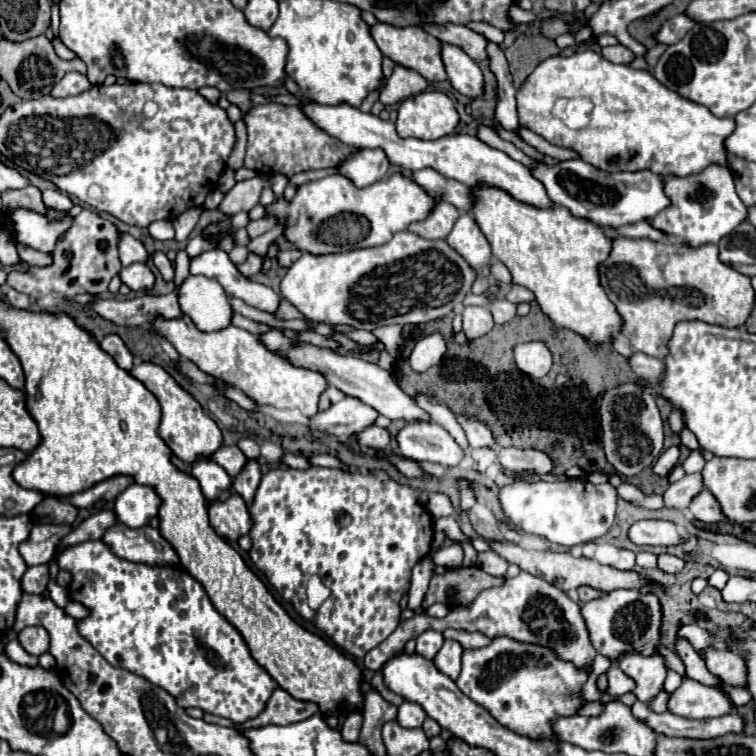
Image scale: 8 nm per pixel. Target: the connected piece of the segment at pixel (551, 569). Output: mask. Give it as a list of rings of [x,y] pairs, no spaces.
[[[488,539],[488,545],[494,553],[502,555],[508,563],[516,563],[522,571],[528,571],[532,575],[538,575],[542,579],[546,579],[548,583],[552,583],[554,587],[562,589],[562,591],[574,591],[580,585],[590,585],[602,591],[612,591],[612,589],[620,589],[620,587],[628,587],[628,589],[642,589],[646,585],[646,581],[634,573],[634,571],[618,571],[606,565],[600,565],[594,559],[588,557],[572,557],[570,553],[556,553],[556,551],[532,551],[532,549],[524,549],[516,543],[510,541],[496,541],[496,539]]]

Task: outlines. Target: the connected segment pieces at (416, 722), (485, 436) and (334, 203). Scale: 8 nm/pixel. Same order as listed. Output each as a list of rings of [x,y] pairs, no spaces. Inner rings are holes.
[[[404,701],[400,707],[398,707],[398,723],[406,729],[412,729],[412,727],[422,727],[424,719],[426,719],[426,711],[422,711],[422,707],[418,707],[418,703],[410,703],[410,701]]]
[[[456,413],[454,417],[462,425],[470,447],[484,447],[484,445],[494,447],[494,437],[492,437],[490,429],[476,415],[458,415]]]
[[[392,173],[388,179],[362,189],[354,187],[354,183],[344,175],[330,175],[308,185],[300,185],[292,203],[286,203],[280,197],[266,207],[266,213],[288,221],[286,237],[300,251],[326,255],[388,243],[394,233],[408,229],[408,225],[418,219],[426,219],[426,215],[434,211],[434,203],[440,203],[440,199],[426,195],[414,179],[402,173]]]

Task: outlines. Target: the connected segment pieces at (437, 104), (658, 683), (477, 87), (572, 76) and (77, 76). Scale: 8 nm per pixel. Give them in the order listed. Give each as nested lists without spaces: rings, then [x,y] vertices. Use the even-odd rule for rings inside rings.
[[[422,91],[402,101],[396,119],[400,137],[440,139],[458,125],[458,113],[452,99],[442,91]]]
[[[628,655],[620,659],[618,667],[636,681],[636,697],[648,703],[660,689],[666,677],[666,665],[662,657],[638,657]]]
[[[442,43],[442,61],[446,65],[452,87],[464,95],[482,95],[482,71],[474,59],[470,59],[460,47]]]
[[[584,49],[576,51],[570,57],[550,57],[544,63],[540,63],[524,81],[524,85],[516,93],[518,101],[518,119],[520,125],[532,129],[534,133],[542,135],[554,145],[572,147],[580,153],[584,161],[590,165],[616,173],[616,171],[638,171],[638,169],[650,169],[658,175],[696,175],[698,171],[704,171],[710,167],[710,163],[722,163],[722,167],[728,167],[726,159],[726,135],[734,131],[734,119],[732,117],[716,117],[706,107],[678,95],[676,91],[666,89],[658,79],[654,79],[652,73],[646,69],[632,69],[628,65],[614,65],[608,59],[604,59],[598,51]],[[574,97],[586,97],[592,101],[594,111],[590,115],[590,123],[586,129],[570,129],[560,119],[552,115],[552,107],[558,99],[574,99]]]
[[[66,73],[64,79],[54,85],[50,95],[58,97],[58,99],[60,97],[70,97],[70,95],[78,95],[78,93],[86,91],[88,87],[90,87],[90,83],[88,83],[86,75],[82,75],[82,73]]]

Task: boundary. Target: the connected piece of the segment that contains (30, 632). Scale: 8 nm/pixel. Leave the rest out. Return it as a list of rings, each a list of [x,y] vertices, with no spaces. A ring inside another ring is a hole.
[[[24,627],[18,633],[18,641],[26,649],[26,653],[34,657],[40,657],[50,647],[50,635],[44,627]]]

